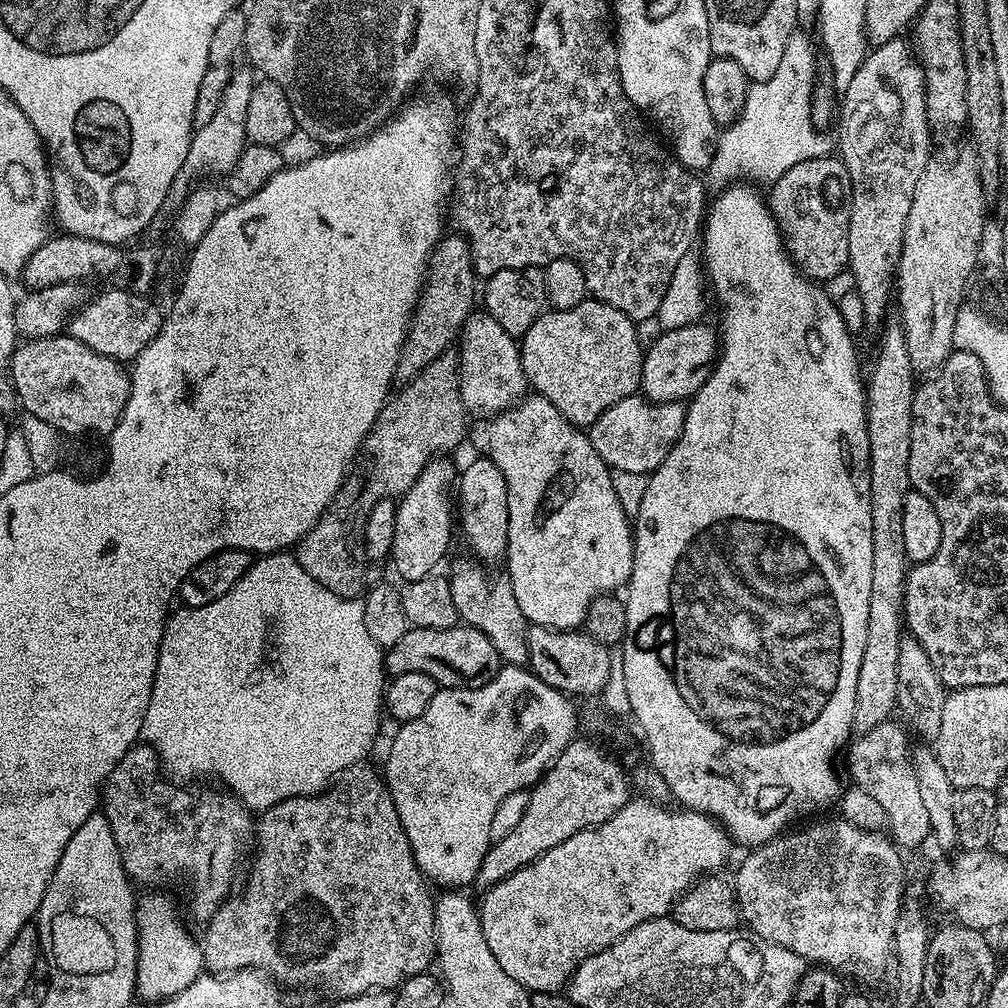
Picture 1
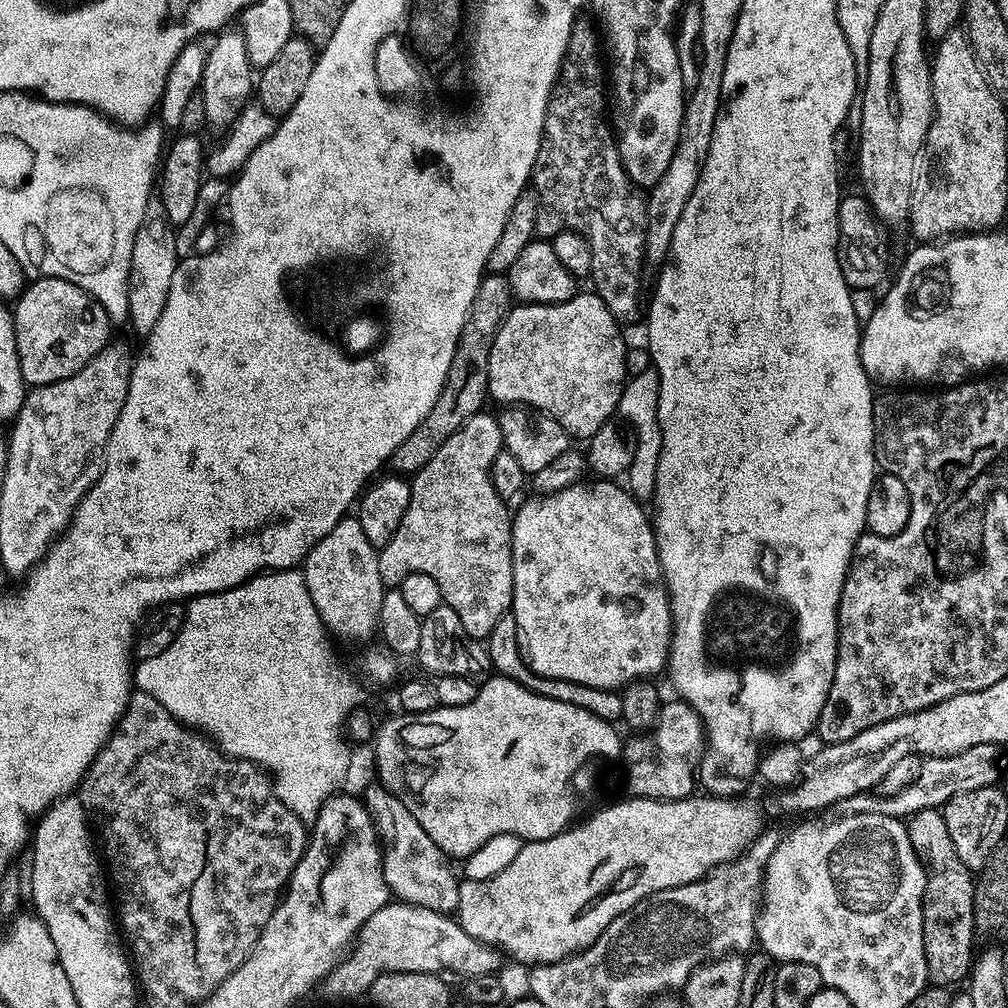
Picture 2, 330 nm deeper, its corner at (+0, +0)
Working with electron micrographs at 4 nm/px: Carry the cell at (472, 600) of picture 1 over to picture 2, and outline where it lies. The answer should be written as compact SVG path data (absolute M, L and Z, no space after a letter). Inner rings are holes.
M481 410L466 418L466 422L462 422L462 426L458 426L446 442L442 442L438 454L434 454L434 458L430 458L430 462L426 462L426 466L411 477L410 506L406 506L406 514L402 514L398 530L394 530L394 538L390 538L385 548L379 549L378 574L382 574L384 585L399 586L406 574L430 574L430 578L438 582L438 590L442 590L444 603L454 610L454 614L458 614L462 626L466 626L466 634L479 641L487 638L498 618L509 615L512 607L513 513L498 490L494 490L492 481L494 458L498 458L503 448L502 430L495 415Z

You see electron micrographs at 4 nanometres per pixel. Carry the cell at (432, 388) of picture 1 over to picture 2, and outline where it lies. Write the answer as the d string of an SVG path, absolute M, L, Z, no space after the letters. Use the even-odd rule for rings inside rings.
M488 274L478 286L478 294L468 311L466 322L462 326L462 334L458 338L458 346L454 350L454 358L450 362L450 370L446 374L446 382L442 386L442 394L438 394L438 402L434 402L434 410L422 418L418 430L394 450L390 464L397 473L414 474L438 454L442 442L466 422L474 413L485 407L484 400L488 394L488 363L490 362L490 346L494 346L494 338L500 329L500 323L513 307L514 297L507 275Z

